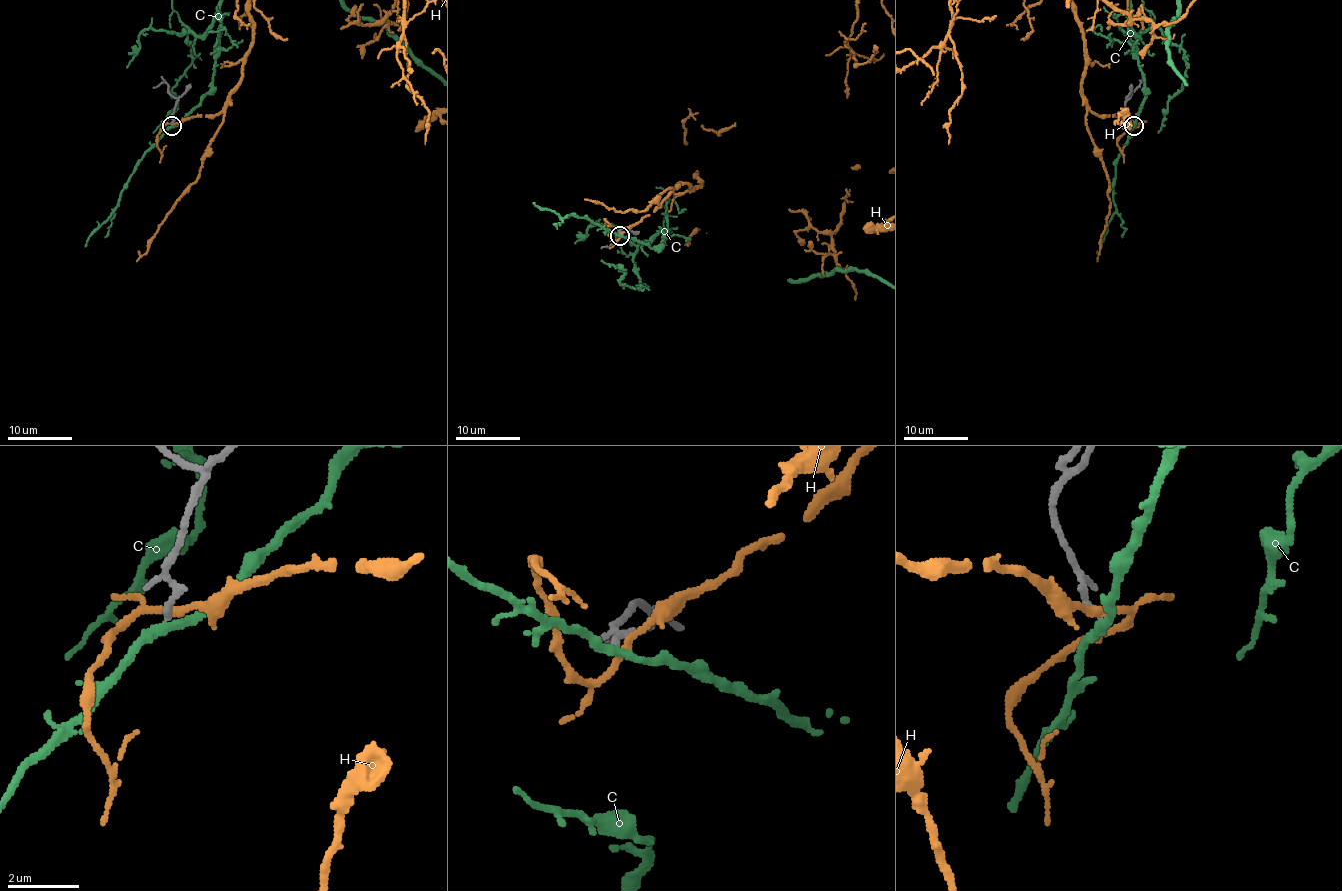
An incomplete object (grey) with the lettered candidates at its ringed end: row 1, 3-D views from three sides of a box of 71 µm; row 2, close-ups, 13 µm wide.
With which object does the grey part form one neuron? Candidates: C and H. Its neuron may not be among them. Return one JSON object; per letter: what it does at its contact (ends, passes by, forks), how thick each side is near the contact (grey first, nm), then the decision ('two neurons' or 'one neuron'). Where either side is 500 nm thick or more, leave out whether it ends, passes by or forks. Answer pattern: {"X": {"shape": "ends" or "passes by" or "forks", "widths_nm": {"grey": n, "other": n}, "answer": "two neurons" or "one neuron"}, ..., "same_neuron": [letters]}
{"C": {"shape": "passes by", "widths_nm": {"grey": 200, "other": 240}, "answer": "two neurons"}, "H": {"shape": "passes by", "widths_nm": {"grey": 240, "other": 200}, "answer": "two neurons"}, "same_neuron": []}

